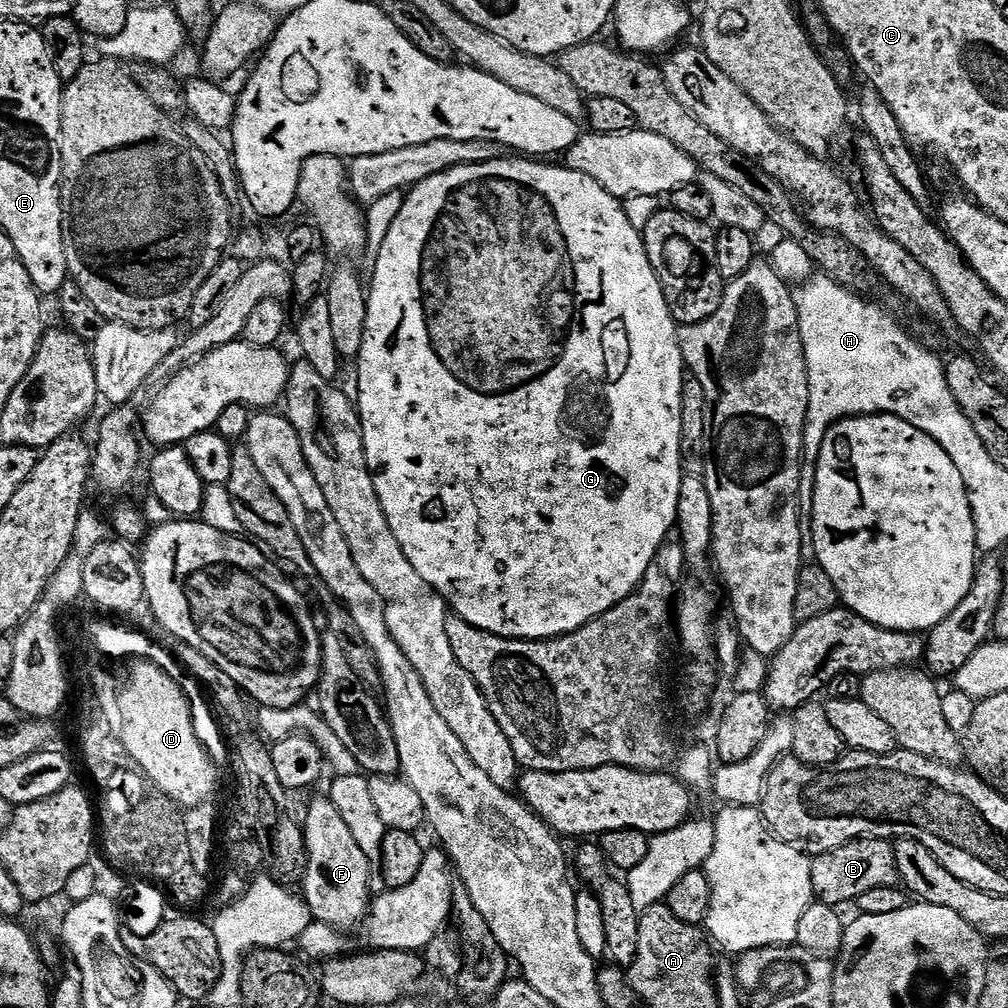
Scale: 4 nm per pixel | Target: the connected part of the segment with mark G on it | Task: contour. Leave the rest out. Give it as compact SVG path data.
M505 158L491 160L481 164L454 166L454 170L446 170L442 174L434 174L434 178L426 178L405 195L401 213L395 218L386 240L382 243L375 267L371 269L372 284L367 285L368 309L366 310L366 334L362 338L362 350L354 361L356 367L356 392L354 400L360 413L364 453L368 469L374 482L374 490L378 494L378 502L382 502L382 510L390 522L390 530L394 530L394 538L398 538L398 546L402 546L402 554L410 558L410 566L430 582L430 586L444 599L445 605L455 615L466 622L478 626L484 632L505 636L511 640L553 640L555 636L565 636L606 614L618 602L622 602L642 582L646 570L656 559L656 553L669 539L668 531L677 527L678 502L684 481L684 464L680 461L680 439L682 438L682 386L686 369L680 343L676 337L678 325L668 309L664 297L664 288L656 276L654 266L644 249L644 238L641 229L630 226L630 218L626 218L623 203L611 196L594 178L582 174L578 170L570 170L556 162L541 162L536 158Z

